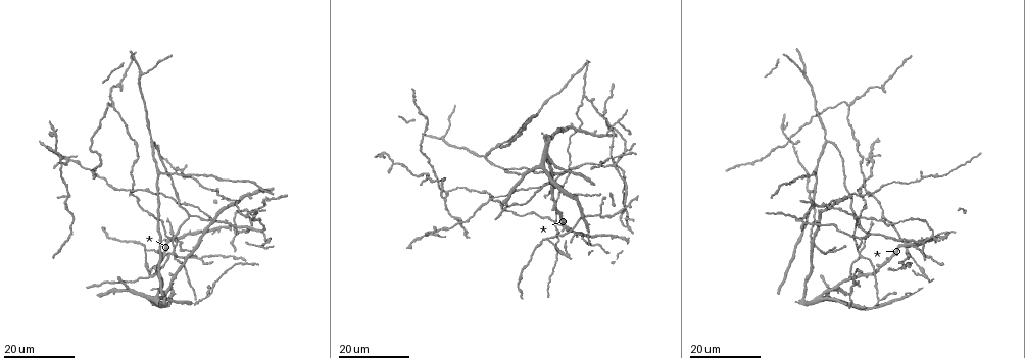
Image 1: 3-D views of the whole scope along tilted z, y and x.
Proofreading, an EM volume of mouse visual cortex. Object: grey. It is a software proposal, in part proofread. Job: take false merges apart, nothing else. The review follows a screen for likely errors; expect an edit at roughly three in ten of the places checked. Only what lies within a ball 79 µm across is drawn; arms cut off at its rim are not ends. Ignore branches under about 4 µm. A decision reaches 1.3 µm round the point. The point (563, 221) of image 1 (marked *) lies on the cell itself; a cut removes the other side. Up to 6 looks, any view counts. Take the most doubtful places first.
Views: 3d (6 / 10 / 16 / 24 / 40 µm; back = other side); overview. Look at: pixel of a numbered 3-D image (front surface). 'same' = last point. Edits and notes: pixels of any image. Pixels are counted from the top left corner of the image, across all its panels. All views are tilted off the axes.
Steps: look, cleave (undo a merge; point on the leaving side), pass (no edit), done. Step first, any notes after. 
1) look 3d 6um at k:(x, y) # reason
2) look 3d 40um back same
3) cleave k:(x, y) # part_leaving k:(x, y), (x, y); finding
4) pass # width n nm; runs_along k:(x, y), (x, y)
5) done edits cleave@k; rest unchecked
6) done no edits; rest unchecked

look 3d 24um at 1:(545, 238) # side arm on a straight run

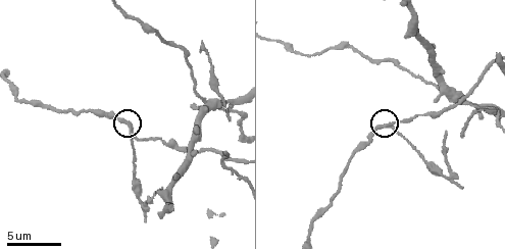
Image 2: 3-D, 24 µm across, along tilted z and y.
look 3d 10um at 2:(393, 126)

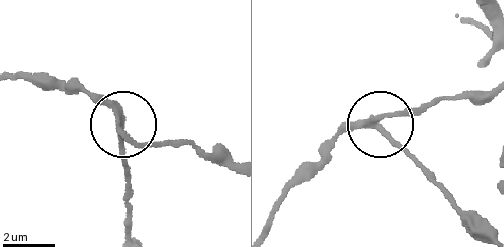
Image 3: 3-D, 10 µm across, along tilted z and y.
cleave 3:(120, 155) # width 190 nm; a second cell is stuck on

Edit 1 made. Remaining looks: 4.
look 3d 16um at 1:(858, 253) # two arms in line, one across

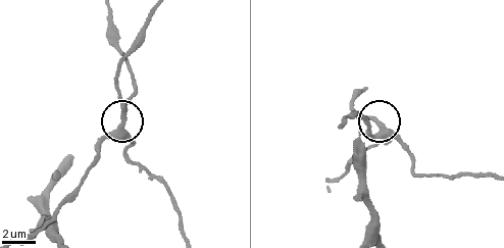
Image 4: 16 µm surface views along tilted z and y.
look 3d 6um at 4:(383, 126)

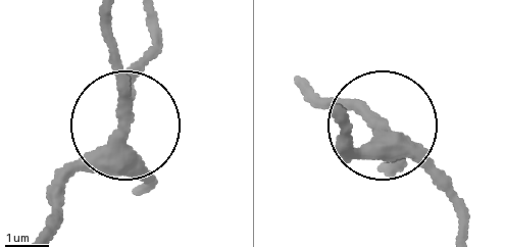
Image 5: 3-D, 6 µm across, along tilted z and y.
cleave 5:(152, 58) # width 240 nm; part_leaving 5:(125, 108), (154, 21); two cells meet here

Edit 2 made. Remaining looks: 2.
look 3d 16um at 1:(111, 106) # three-way junction

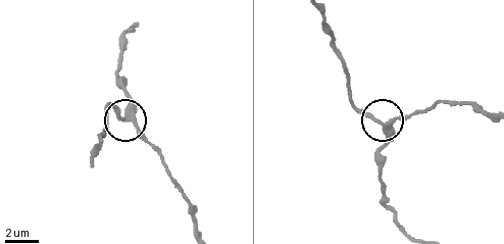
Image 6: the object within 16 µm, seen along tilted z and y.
look 3d 10um at 6:(382, 123) # zoom in

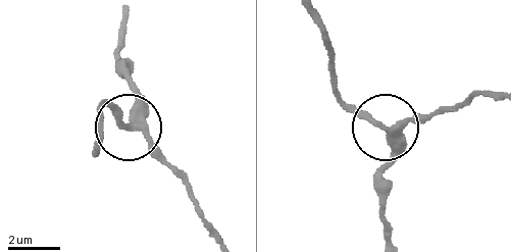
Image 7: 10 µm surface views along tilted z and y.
pass # side_arm 27 um; runs_along 7:(221, 238), (179, 171), (134, 132), (130, 80); all the same cell

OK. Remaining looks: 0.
done edits cleave@3, cleave@5; rest unchecked

